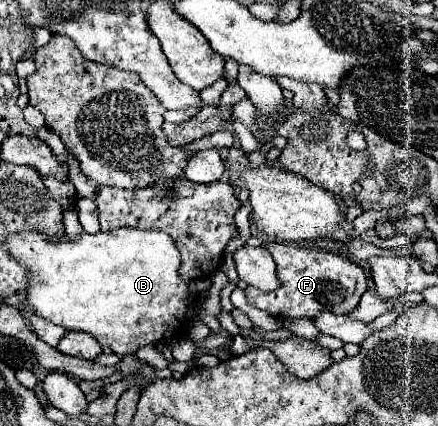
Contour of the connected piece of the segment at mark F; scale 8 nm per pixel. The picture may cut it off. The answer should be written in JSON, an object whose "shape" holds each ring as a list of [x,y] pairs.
{"shape":[[[267,243],[265,247],[271,251],[277,263],[277,275],[281,287],[271,293],[263,293],[259,289],[247,287],[245,295],[253,307],[263,309],[275,317],[313,319],[321,311],[347,313],[359,303],[363,291],[367,289],[367,279],[363,269],[335,253],[323,249],[301,249],[295,243]]]}

